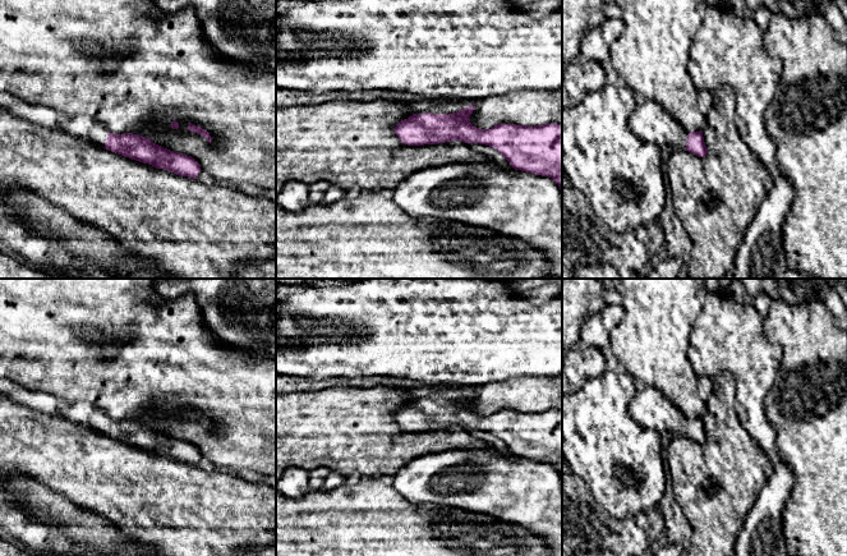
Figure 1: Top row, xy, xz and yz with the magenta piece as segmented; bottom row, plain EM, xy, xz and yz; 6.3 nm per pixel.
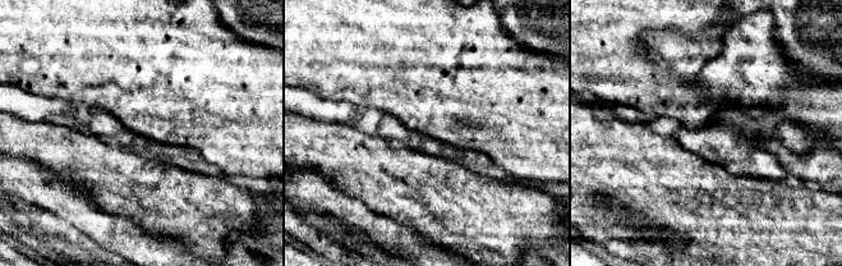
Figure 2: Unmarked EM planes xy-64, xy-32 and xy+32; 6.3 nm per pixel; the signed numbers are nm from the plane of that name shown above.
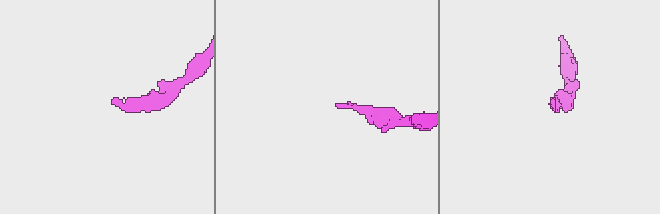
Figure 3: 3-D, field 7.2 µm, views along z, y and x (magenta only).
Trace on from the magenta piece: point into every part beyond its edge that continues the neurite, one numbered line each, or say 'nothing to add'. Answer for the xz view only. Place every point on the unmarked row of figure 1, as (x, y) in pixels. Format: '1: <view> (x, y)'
1: xz (441, 391)

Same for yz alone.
1: yz (650, 408)

